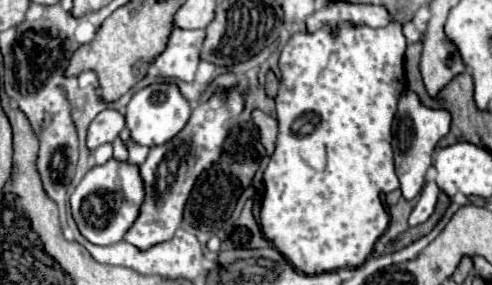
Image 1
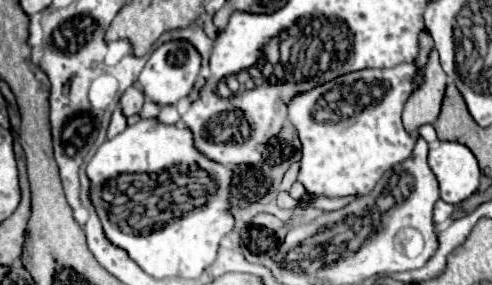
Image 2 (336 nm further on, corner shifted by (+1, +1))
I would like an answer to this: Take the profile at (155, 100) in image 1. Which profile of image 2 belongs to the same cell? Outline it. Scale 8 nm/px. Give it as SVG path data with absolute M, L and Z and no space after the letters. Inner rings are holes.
M170 40L160 44L148 58L144 70L140 72L138 84L142 88L142 92L158 102L160 106L164 104L176 104L180 98L188 96L196 78L200 72L200 54L198 50L188 42L188 40Z

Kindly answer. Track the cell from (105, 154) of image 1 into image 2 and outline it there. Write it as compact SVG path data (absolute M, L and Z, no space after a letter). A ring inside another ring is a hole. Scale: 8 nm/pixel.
M120 108L114 110L112 120L110 120L110 128L108 128L108 138L114 138L118 132L122 132L126 128L126 116L122 114Z

